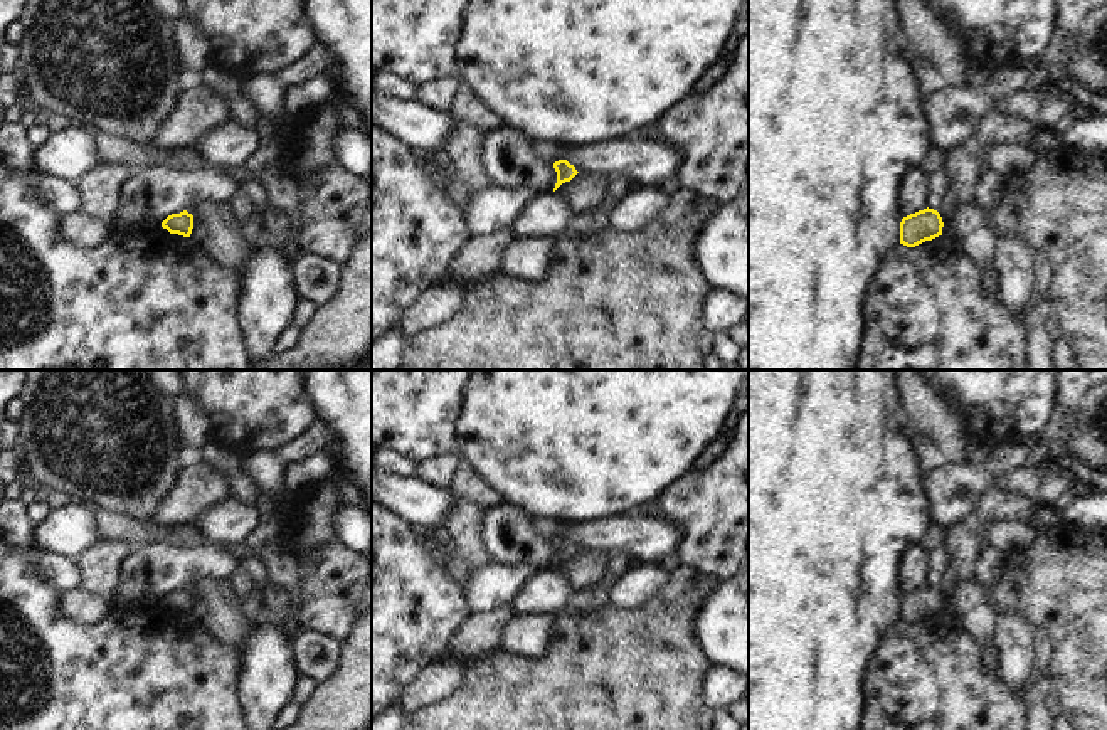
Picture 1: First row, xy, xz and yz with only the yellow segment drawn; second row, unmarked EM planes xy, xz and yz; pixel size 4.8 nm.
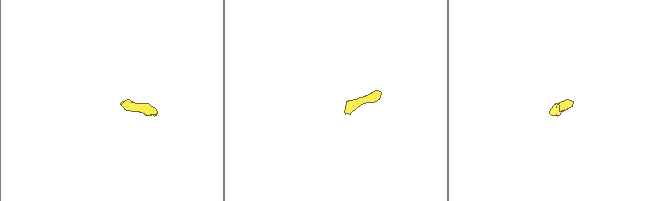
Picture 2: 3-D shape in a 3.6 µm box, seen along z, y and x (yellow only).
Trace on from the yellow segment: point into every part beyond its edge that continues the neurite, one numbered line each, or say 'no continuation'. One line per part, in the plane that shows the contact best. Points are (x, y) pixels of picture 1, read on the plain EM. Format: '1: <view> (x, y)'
no continuation

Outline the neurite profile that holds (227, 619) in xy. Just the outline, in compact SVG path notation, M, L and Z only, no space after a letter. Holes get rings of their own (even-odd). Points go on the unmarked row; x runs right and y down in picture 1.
M200 577L187 587L193 592L190 614L200 627L219 644L239 654L252 631L252 611L232 590L229 579Z

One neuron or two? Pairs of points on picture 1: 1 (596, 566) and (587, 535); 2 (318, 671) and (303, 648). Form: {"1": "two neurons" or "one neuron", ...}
{"1": "two neurons", "2": "one neuron"}

